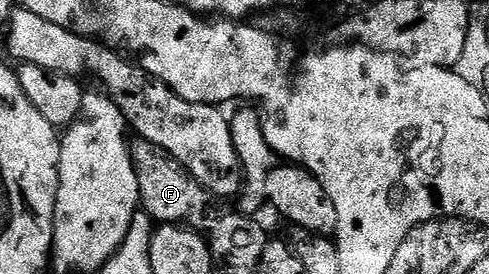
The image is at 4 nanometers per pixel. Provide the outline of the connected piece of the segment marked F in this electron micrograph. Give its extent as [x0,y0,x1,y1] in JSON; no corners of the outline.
[130,139,208,227]

